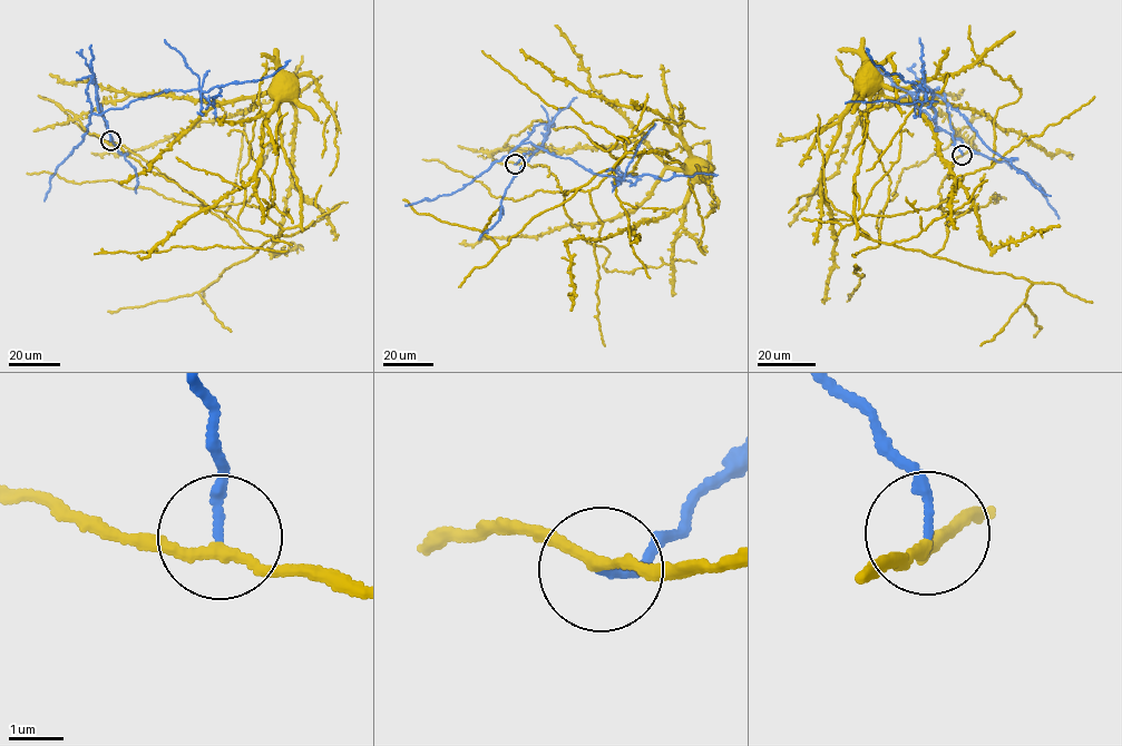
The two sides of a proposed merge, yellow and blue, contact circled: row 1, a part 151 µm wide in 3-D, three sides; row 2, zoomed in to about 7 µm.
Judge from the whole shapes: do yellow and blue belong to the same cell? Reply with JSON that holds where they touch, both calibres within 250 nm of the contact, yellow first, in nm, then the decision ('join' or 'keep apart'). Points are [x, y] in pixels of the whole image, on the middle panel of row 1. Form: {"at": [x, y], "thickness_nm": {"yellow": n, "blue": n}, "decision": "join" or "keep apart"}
{"at": [515, 164], "thickness_nm": {"yellow": 190, "blue": 150}, "decision": "keep apart"}

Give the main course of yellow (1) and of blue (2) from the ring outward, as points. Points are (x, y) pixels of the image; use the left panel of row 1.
1: (110, 140), (86, 133), (62, 109), (80, 117), (104, 101), (143, 94), (232, 102), (277, 86)
2: (110, 140), (93, 76), (86, 91), (91, 113), (98, 115), (164, 90), (208, 91), (261, 80), (290, 60)

